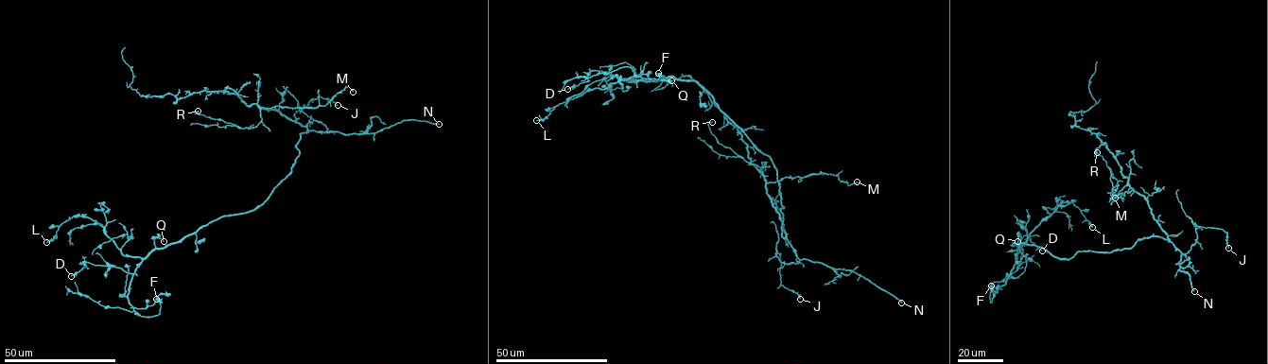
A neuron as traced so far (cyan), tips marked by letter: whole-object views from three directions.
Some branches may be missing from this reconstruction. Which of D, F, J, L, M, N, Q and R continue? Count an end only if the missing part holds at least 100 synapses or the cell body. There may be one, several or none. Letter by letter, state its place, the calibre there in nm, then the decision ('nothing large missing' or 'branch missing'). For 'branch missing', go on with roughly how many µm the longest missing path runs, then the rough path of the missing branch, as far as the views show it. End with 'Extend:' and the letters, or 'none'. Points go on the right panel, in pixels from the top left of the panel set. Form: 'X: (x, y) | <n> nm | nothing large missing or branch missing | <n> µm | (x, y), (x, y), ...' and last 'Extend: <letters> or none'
D: (1042, 251) | 100 nm | nothing large missing
F: (991, 286) | 650 nm | nothing large missing
J: (1228, 248) | 180 nm | nothing large missing
L: (1092, 227) | 110 nm | nothing large missing
M: (1115, 198) | 190 nm | nothing large missing
N: (1194, 291) | 200 nm | branch missing | 100 µm
Q: (1017, 241) | 130 nm | nothing large missing
R: (1097, 152) | 100 nm | nothing large missing
Extend: N

